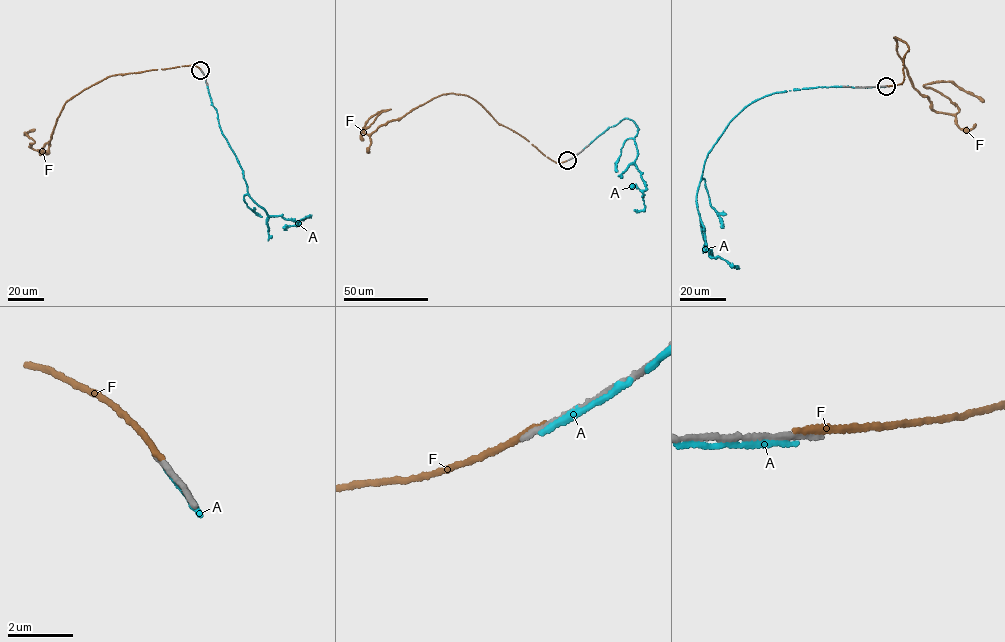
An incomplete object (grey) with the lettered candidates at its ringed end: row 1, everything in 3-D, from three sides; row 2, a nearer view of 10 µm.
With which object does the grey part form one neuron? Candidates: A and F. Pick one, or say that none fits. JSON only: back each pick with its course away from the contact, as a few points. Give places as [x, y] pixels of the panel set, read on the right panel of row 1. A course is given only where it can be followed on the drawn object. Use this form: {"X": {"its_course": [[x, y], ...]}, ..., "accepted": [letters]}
{"accepted": []}

